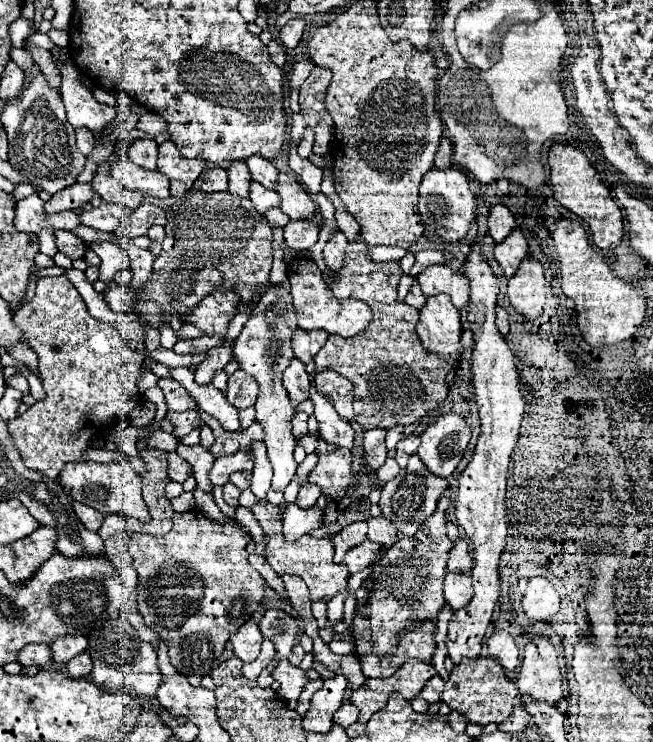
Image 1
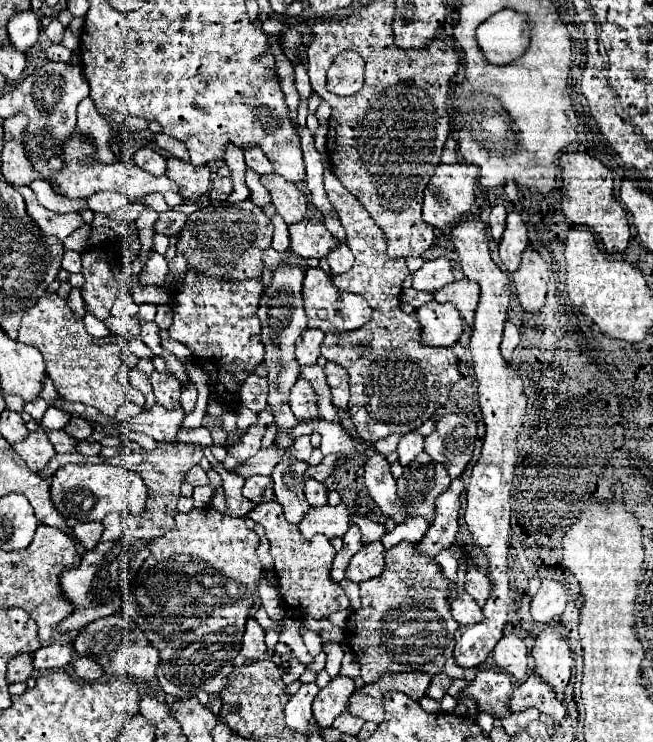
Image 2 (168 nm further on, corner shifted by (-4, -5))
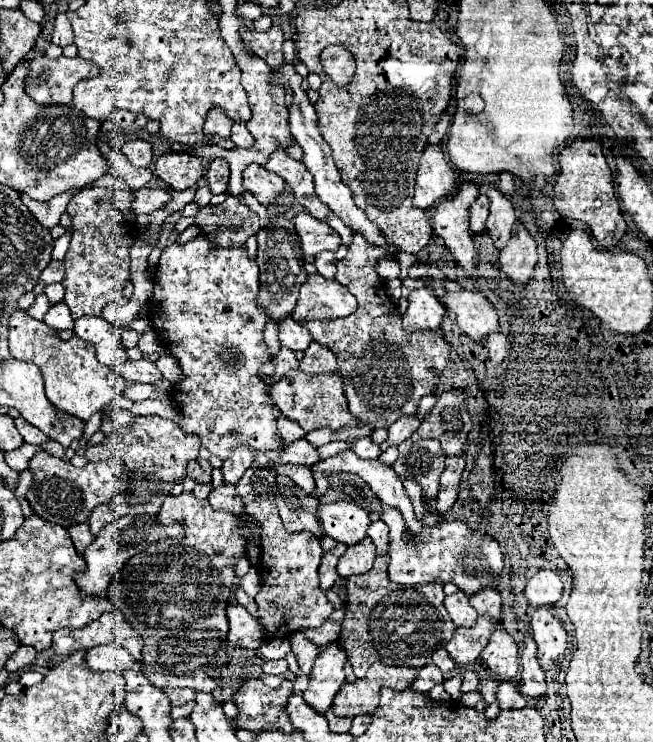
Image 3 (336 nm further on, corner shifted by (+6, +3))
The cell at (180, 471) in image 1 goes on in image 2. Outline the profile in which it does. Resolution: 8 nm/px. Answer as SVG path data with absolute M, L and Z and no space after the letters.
M194 466L190 470L190 474L186 474L186 482L190 482L192 486L206 486L206 484L210 484L206 472L200 466Z

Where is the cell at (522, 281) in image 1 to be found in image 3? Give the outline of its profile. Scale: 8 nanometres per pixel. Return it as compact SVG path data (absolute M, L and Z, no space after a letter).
M520 222L514 226L510 242L500 250L500 264L504 274L520 288L532 278L536 268L536 242Z

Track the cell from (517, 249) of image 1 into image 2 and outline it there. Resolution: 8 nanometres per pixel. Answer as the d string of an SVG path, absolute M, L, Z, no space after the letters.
M508 212L506 218L506 230L500 240L500 258L508 272L514 272L520 266L520 256L522 250L528 246L528 236L526 236L526 224L522 222L520 214Z

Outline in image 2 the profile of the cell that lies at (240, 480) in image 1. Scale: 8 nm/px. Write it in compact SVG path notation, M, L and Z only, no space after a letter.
M250 476L244 484L244 496L254 504L264 504L274 500L272 478L270 476Z

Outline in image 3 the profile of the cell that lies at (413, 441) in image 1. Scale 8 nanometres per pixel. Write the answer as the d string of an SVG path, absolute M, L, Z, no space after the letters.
M404 416L398 418L390 428L388 428L388 444L390 446L398 446L400 442L404 442L406 438L412 436L414 430L418 430L420 420L416 416Z

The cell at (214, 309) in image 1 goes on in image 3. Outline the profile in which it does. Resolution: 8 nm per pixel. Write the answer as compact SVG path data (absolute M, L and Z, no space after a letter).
M198 236L186 244L166 246L152 282L154 296L148 302L152 328L184 370L184 380L172 386L170 394L182 414L180 428L198 434L202 446L222 460L230 456L234 446L246 442L254 452L266 452L270 468L288 474L306 494L312 494L316 486L308 466L272 462L282 438L272 414L268 386L258 376L258 368L270 360L270 352L262 334L268 314L256 306L256 260L248 258L244 246L212 250L210 242Z

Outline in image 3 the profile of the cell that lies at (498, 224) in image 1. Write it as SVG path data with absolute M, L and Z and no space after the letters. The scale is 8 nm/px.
M480 194L478 200L472 204L470 208L470 230L472 232L482 232L484 230L484 224L486 224L486 218L488 218L488 196L486 194Z

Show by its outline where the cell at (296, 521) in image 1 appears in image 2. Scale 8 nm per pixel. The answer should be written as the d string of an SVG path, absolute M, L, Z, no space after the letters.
M340 502L338 506L320 506L310 508L306 518L300 522L300 532L304 538L312 538L314 534L324 534L328 538L344 536L350 528L350 510Z

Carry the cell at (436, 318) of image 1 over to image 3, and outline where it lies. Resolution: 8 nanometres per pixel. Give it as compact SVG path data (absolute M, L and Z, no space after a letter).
M418 288L408 296L408 310L404 312L404 328L414 330L438 330L446 308L432 294L432 288Z

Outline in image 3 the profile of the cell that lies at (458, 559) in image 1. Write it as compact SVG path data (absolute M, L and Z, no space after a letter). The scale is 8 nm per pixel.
M484 588L470 596L470 604L478 614L490 614L496 622L500 622L500 594L494 588Z

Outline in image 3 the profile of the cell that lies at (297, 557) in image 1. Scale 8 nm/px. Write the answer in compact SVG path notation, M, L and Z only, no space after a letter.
M274 500L250 502L244 506L246 514L256 518L262 526L262 558L258 562L258 572L262 576L262 590L254 598L258 604L258 616L262 618L264 636L280 638L298 628L316 628L326 622L334 606L326 598L326 592L318 584L318 566L324 554L320 540L312 538L308 532L288 534L280 522L278 508Z

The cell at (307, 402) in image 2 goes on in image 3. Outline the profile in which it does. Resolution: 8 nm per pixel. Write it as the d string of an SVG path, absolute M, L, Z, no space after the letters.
M290 370L282 380L272 386L272 398L280 412L298 422L306 432L316 430L320 426L328 426L338 430L342 426L356 426L356 418L348 412L348 404L342 390L342 378L338 372L334 374L304 374L302 370Z

